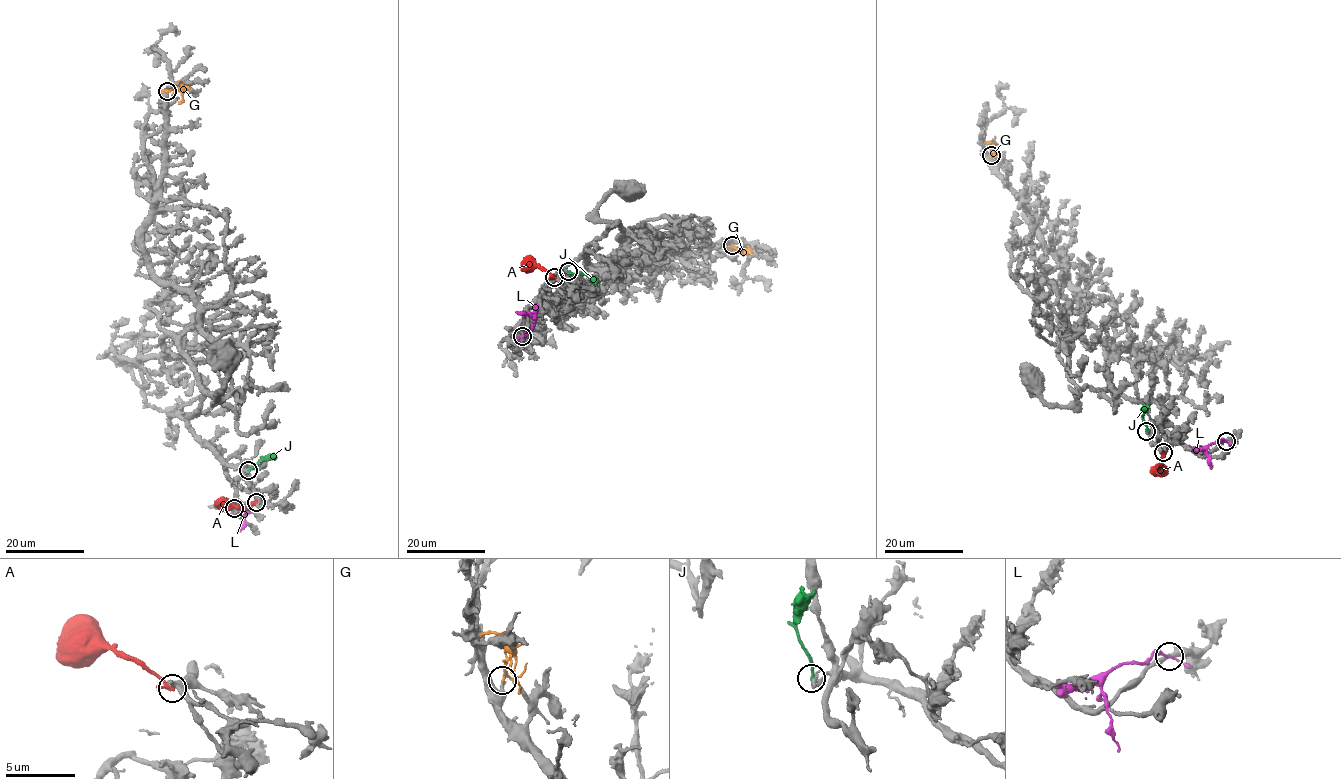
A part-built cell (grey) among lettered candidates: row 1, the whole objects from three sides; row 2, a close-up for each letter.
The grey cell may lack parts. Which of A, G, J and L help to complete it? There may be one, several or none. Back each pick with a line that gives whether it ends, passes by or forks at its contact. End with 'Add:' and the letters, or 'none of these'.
J: it ends
Add: J

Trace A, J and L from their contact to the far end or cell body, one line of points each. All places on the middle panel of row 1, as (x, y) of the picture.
A: (554, 277), (537, 266), (523, 267)
J: (568, 271), (586, 274), (596, 284)
L: (522, 337), (527, 334), (534, 320), (531, 316), (516, 312)

